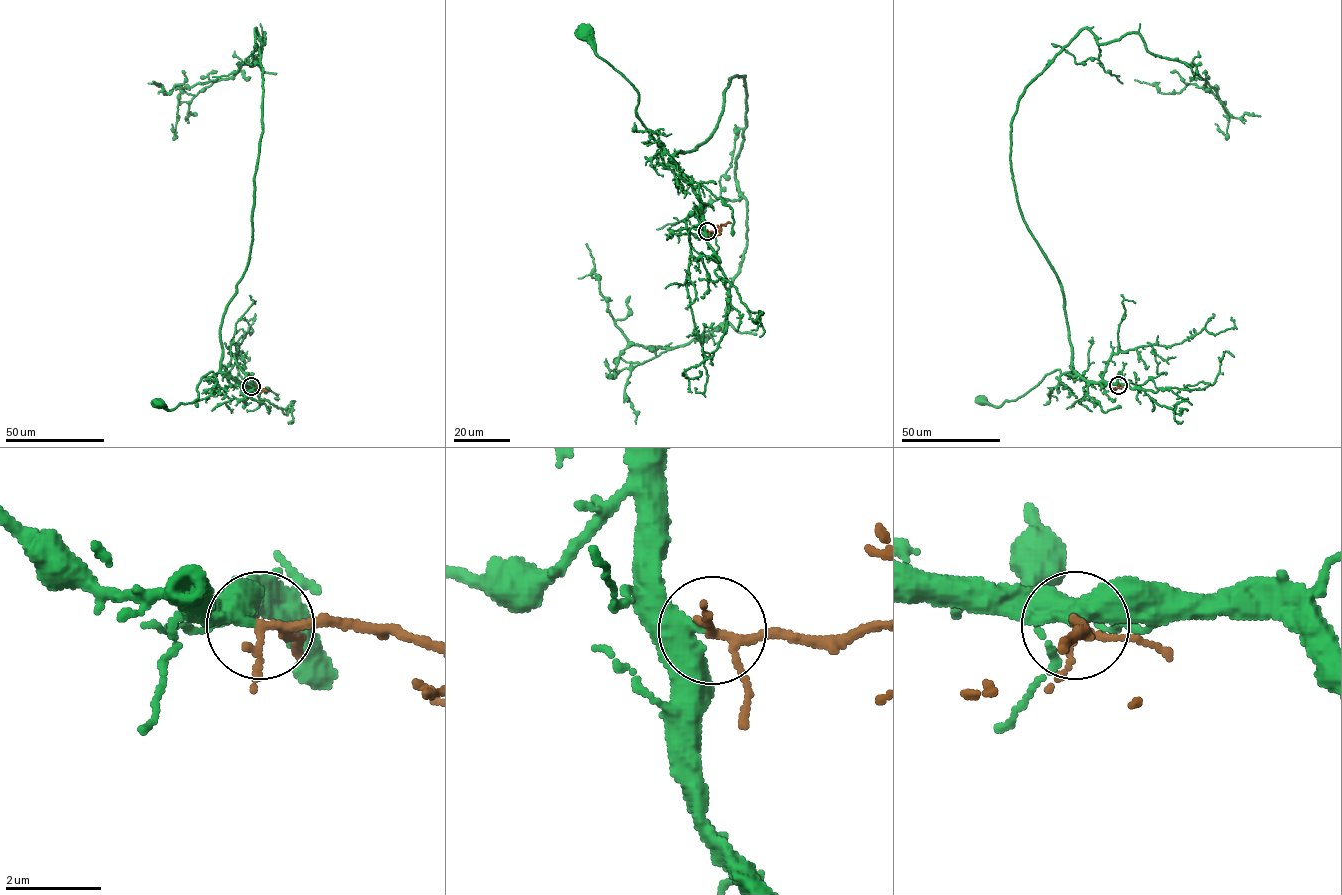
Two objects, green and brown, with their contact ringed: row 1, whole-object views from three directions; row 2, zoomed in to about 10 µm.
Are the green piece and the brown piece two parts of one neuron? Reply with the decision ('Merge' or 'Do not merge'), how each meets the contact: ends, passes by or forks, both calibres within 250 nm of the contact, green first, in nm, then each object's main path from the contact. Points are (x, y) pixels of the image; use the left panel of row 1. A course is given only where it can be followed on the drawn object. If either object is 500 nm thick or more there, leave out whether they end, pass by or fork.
Merge. At the ring green passes by. At the ring brown forks. Thickness 360 nm (green) against 130 nm. Course of green: (250, 386), (210, 371), (201, 378), (198, 398), (193, 402), (171, 409), (158, 404). Course of brown: (250, 386), (264, 390), (260, 393)

